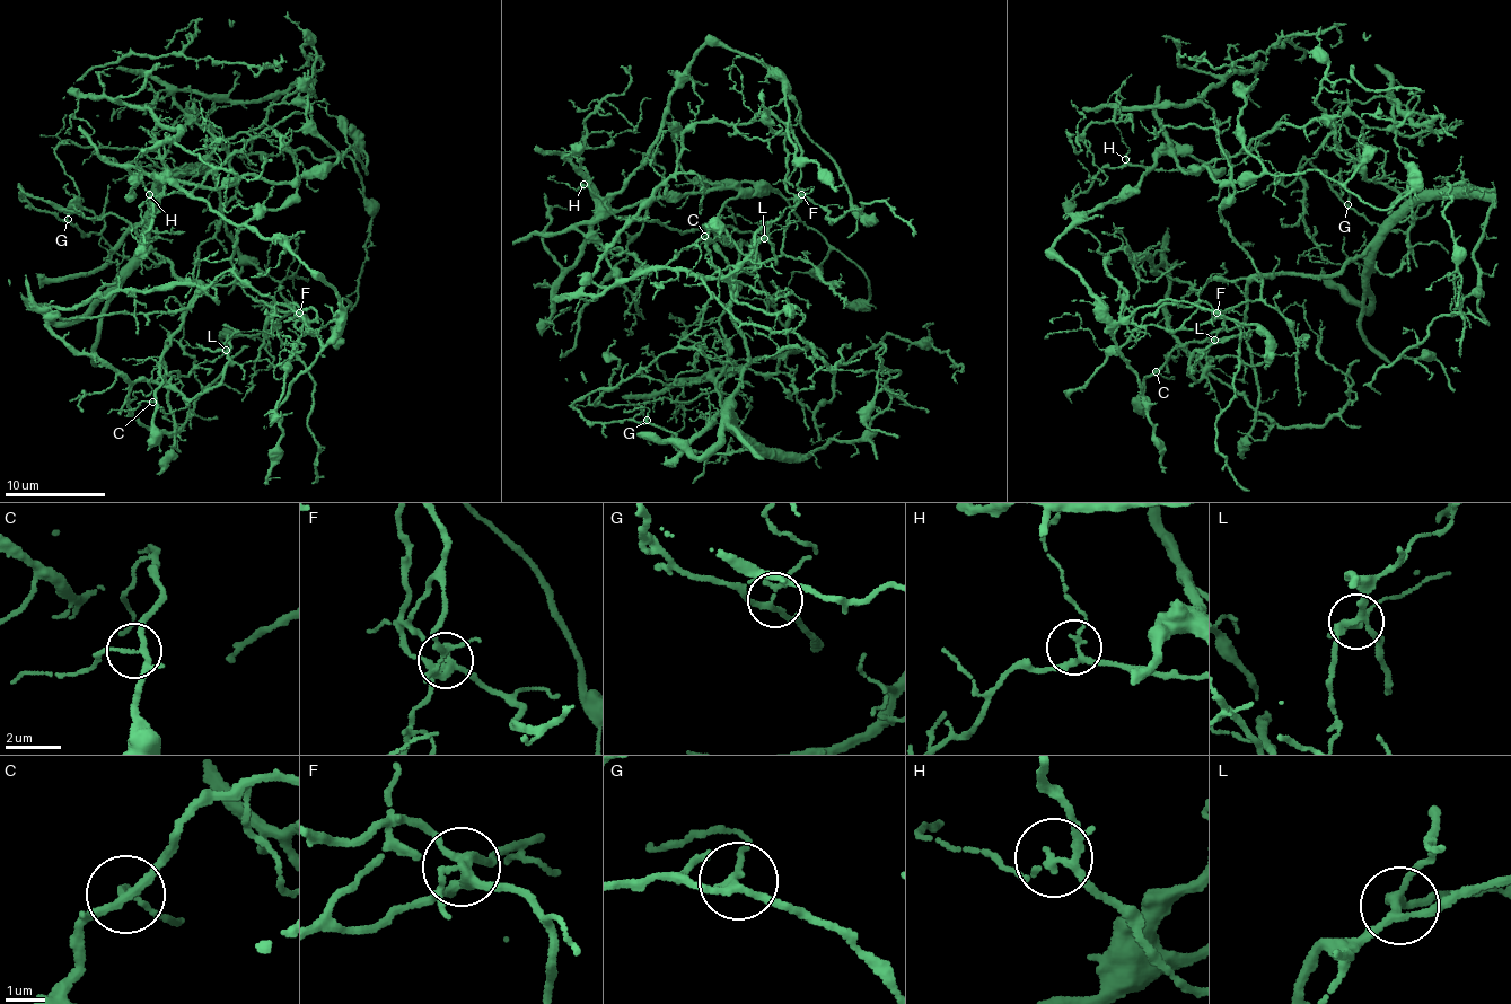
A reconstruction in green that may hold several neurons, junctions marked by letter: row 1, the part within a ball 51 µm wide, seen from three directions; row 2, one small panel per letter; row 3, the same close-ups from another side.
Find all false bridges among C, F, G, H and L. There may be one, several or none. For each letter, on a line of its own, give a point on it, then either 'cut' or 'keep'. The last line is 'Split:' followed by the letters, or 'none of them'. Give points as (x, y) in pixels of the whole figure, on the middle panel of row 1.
C: (704, 236) | keep
F: (801, 194) | cut
G: (647, 420) | keep
H: (583, 184) | keep
L: (764, 238) | keep
Split: F

